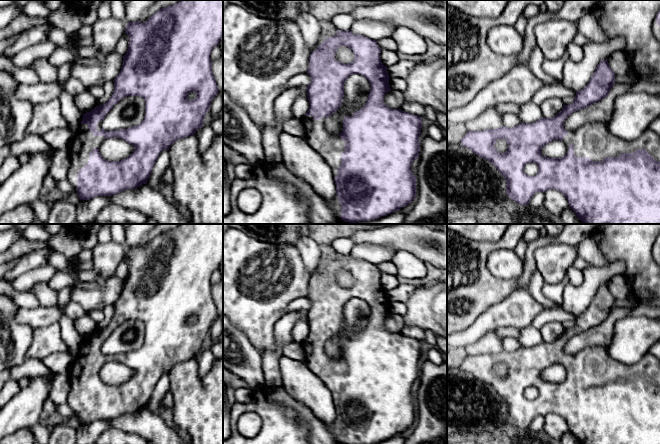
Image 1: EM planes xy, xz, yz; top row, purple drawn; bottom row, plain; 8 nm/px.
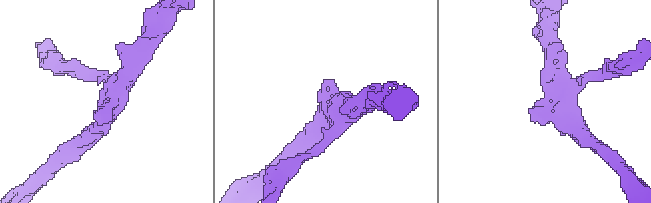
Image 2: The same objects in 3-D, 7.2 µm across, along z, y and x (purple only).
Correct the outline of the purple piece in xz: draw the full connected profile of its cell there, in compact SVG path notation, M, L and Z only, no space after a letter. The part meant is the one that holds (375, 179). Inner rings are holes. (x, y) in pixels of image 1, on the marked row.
M337 30L336 36L324 40L309 57L307 73L311 76L311 83L306 87L310 108L301 119L306 141L329 165L336 185L336 197L325 203L334 211L341 220L350 224L361 221L375 220L386 216L408 205L416 198L416 178L412 174L411 164L418 158L420 152L419 136L422 128L422 117L407 113L399 109L389 108L384 100L384 95L391 90L387 67L380 60L381 48L377 41L371 40L350 30ZM341 46L350 48L354 53L354 60L344 64L335 60L335 53ZM352 74L364 76L370 83L370 91L366 104L352 116L343 119L343 131L339 135L329 133L325 129L326 119L336 112L343 103L344 83Z

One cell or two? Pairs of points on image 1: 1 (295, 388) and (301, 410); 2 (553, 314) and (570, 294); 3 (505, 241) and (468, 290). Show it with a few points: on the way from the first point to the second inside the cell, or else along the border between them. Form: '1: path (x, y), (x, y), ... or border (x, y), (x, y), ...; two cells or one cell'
1: border (281, 386), (302, 403), (315, 417); two cells
2: border (563, 307), (575, 315); two cells
3: path (490, 247), (481, 256), (480, 276); one cell

